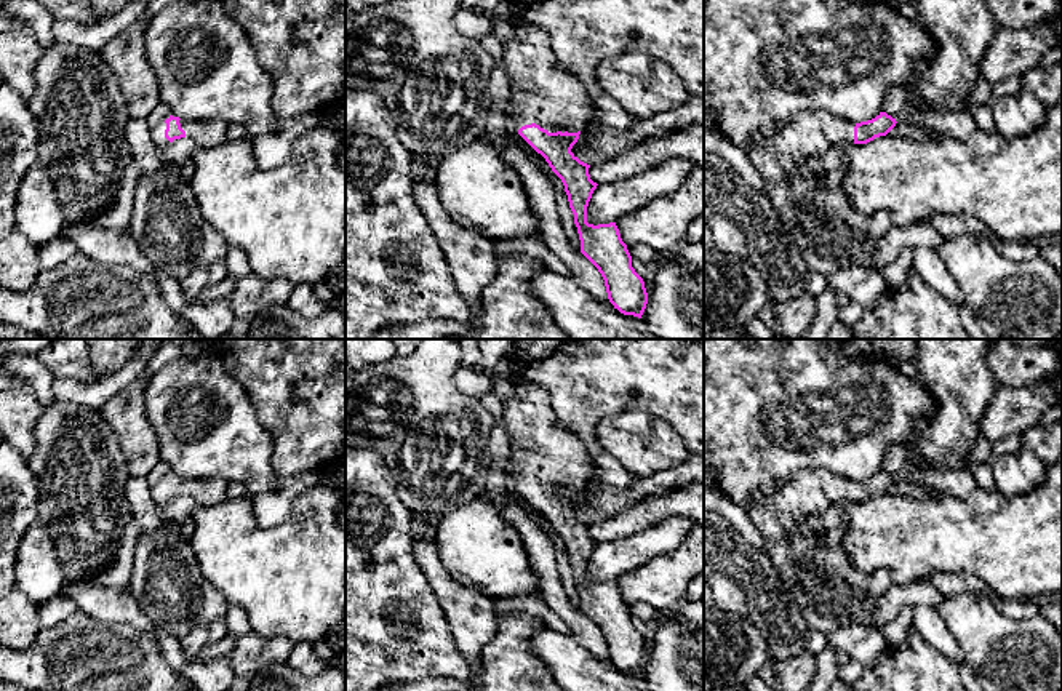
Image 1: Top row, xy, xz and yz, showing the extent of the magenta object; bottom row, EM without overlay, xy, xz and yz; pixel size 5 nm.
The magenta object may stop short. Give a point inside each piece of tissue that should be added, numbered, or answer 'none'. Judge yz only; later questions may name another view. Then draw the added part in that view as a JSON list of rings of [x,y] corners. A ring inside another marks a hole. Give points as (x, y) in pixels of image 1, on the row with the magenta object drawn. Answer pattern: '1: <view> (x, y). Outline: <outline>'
1: yz (830, 234). Outline: [[[800,110],[789,122],[777,125],[771,136],[757,134],[744,149],[752,166],[765,181],[765,197],[774,206],[782,222],[792,232],[809,270],[824,277],[852,269],[878,269],[889,288],[897,290],[908,285],[915,270],[913,250],[902,250],[900,254],[883,267],[873,262],[873,251],[878,246],[870,237],[870,218],[857,213],[841,186],[820,187],[822,176],[800,171],[800,165],[814,155],[824,154],[836,142],[854,144],[856,123],[835,117],[825,110]]]

